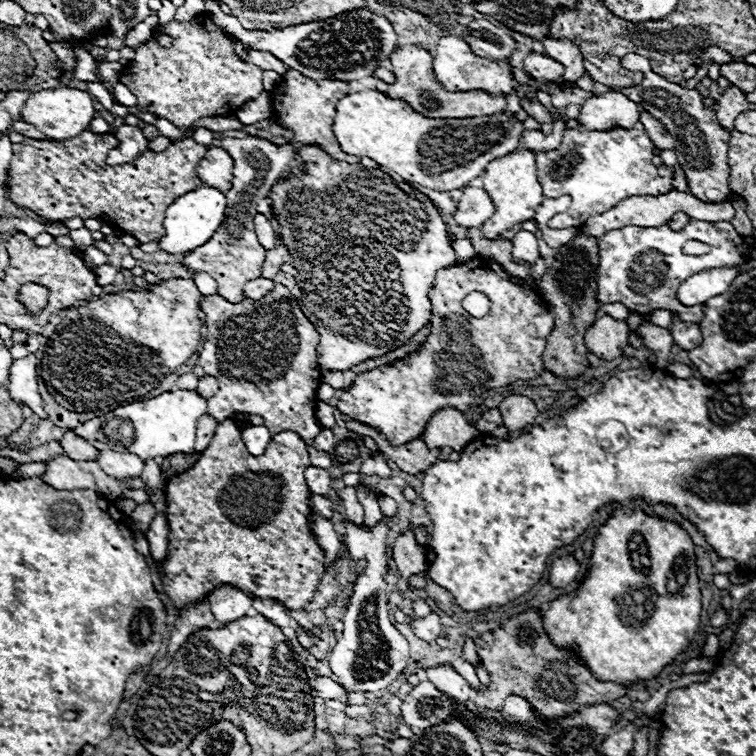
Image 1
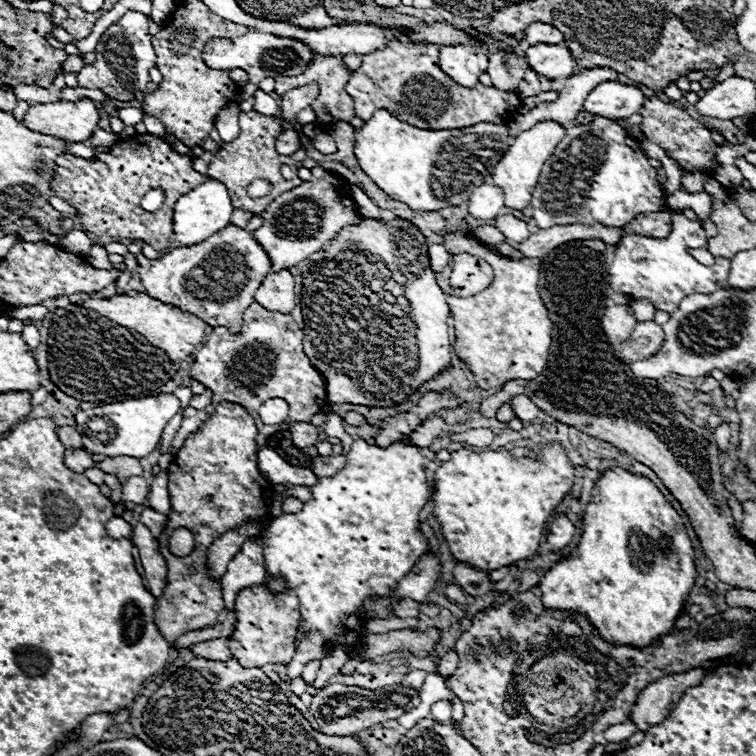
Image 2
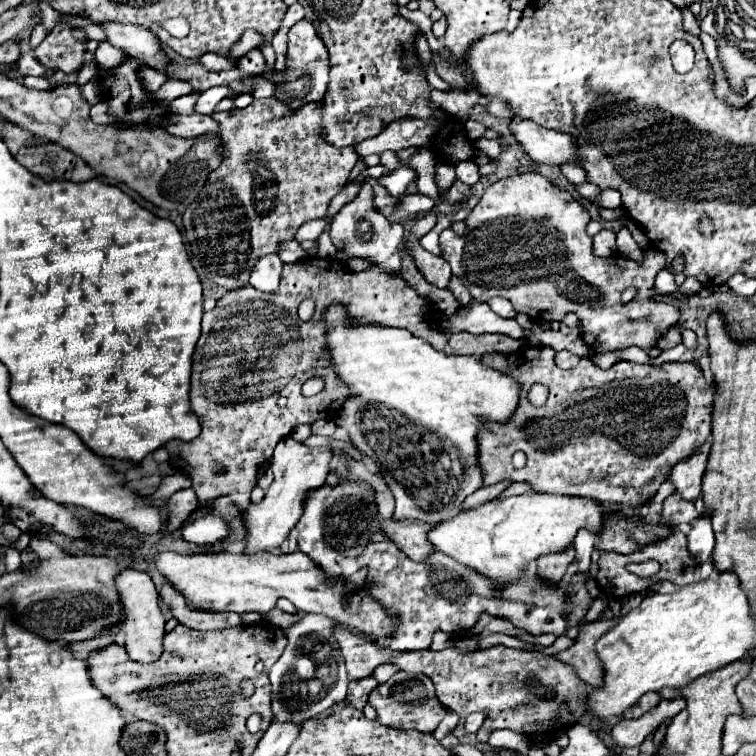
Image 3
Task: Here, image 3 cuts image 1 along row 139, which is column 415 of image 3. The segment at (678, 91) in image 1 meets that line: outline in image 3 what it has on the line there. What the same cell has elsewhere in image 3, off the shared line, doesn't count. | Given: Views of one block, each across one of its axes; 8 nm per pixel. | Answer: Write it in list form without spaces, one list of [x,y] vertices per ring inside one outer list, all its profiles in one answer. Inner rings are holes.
[[[398,670],[388,682],[376,686],[370,696],[368,704],[376,710],[378,720],[386,726],[392,726],[396,730],[420,730],[420,732],[434,732],[440,724],[446,708],[440,704],[440,700],[434,694],[434,684],[424,674],[410,674],[404,670]]]

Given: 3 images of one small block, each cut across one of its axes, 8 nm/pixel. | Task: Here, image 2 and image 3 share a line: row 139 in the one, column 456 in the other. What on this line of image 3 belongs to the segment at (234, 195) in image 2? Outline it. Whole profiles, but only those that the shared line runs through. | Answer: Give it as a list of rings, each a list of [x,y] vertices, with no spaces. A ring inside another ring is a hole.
[[[534,172],[514,174],[488,186],[480,202],[466,218],[468,228],[464,236],[456,236],[452,228],[442,232],[442,258],[452,266],[452,274],[462,280],[474,300],[486,302],[492,296],[502,296],[512,302],[516,312],[528,314],[534,322],[562,320],[564,312],[574,312],[580,318],[584,342],[596,352],[616,352],[630,346],[644,350],[654,348],[658,338],[680,320],[680,308],[676,304],[654,300],[652,292],[656,274],[666,268],[664,252],[656,248],[642,250],[642,262],[618,252],[608,258],[596,256],[592,250],[592,238],[586,234],[588,222],[588,210],[574,200],[568,190],[555,186]],[[630,286],[636,288],[636,296],[624,304],[620,296]]]

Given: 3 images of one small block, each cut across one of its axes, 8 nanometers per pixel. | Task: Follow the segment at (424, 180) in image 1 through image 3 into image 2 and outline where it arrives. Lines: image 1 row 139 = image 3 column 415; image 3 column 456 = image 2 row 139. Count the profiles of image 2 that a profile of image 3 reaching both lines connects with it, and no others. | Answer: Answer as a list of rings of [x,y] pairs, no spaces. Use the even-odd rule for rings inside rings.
[[[378,110],[356,132],[354,154],[360,168],[390,198],[404,202],[412,210],[436,212],[448,206],[466,204],[472,196],[472,190],[486,180],[494,164],[498,164],[512,142],[514,138],[506,134],[506,126],[474,124],[474,128],[436,132],[414,128],[406,122],[400,122],[390,112]],[[448,152],[476,156],[478,160],[448,160]]]

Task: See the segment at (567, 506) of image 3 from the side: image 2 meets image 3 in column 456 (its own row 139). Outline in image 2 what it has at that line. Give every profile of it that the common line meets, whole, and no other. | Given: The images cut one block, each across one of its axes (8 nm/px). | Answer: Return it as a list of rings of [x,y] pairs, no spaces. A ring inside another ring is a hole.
[[[546,120],[546,122],[534,124],[530,130],[518,134],[514,138],[514,144],[506,150],[506,154],[502,156],[502,160],[492,170],[492,182],[498,184],[504,190],[504,194],[506,194],[506,206],[508,208],[524,210],[530,204],[532,190],[534,190],[534,186],[538,182],[540,170],[542,170],[544,162],[552,156],[556,144],[564,138],[564,134],[566,134],[564,126],[560,126],[558,122],[552,122],[552,120]]]

